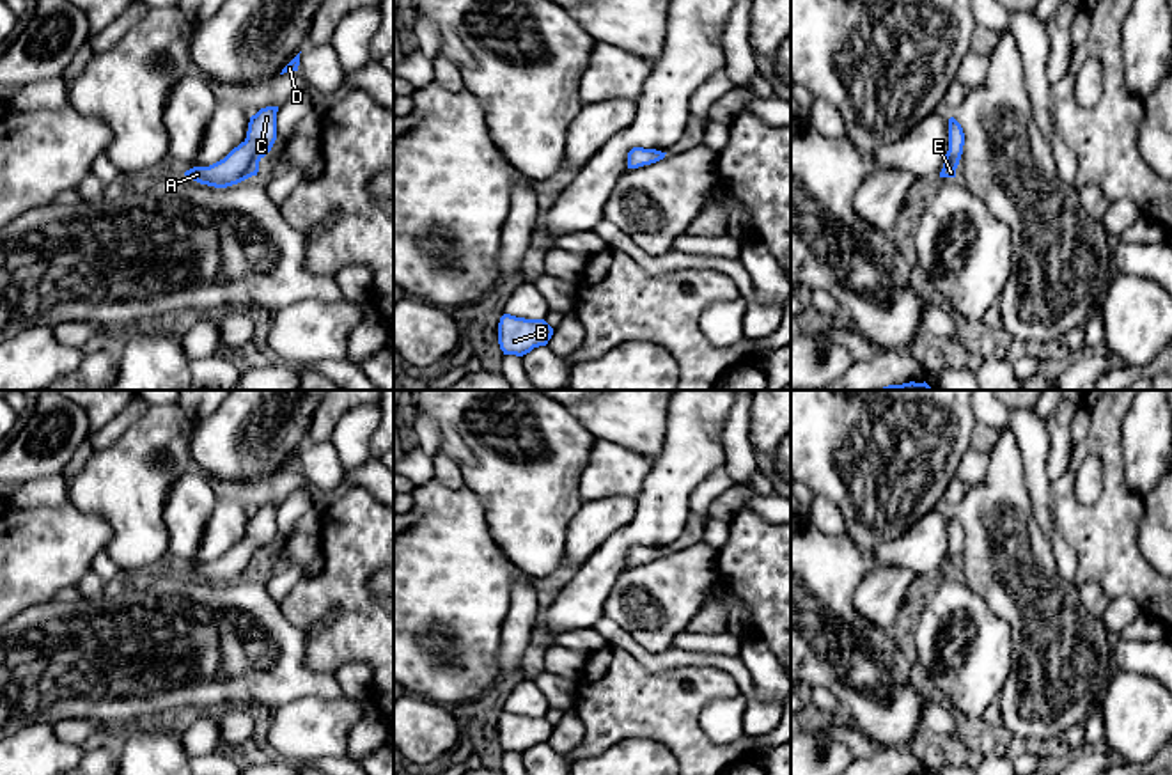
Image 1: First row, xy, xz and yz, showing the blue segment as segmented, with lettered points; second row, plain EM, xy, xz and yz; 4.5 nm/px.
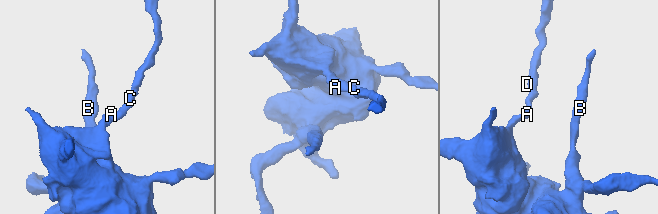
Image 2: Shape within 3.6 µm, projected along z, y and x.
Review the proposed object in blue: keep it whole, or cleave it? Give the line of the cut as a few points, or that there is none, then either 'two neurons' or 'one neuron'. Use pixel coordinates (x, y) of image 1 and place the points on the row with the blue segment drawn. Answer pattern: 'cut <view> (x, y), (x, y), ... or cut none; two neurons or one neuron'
cut none; one neuron

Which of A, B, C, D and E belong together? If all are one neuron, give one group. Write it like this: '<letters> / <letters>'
A B C D E

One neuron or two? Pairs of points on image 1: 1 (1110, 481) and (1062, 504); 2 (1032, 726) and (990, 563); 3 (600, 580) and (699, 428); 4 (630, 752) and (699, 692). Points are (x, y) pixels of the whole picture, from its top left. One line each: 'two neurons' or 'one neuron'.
1: one neuron
2: one neuron
3: one neuron
4: two neurons

